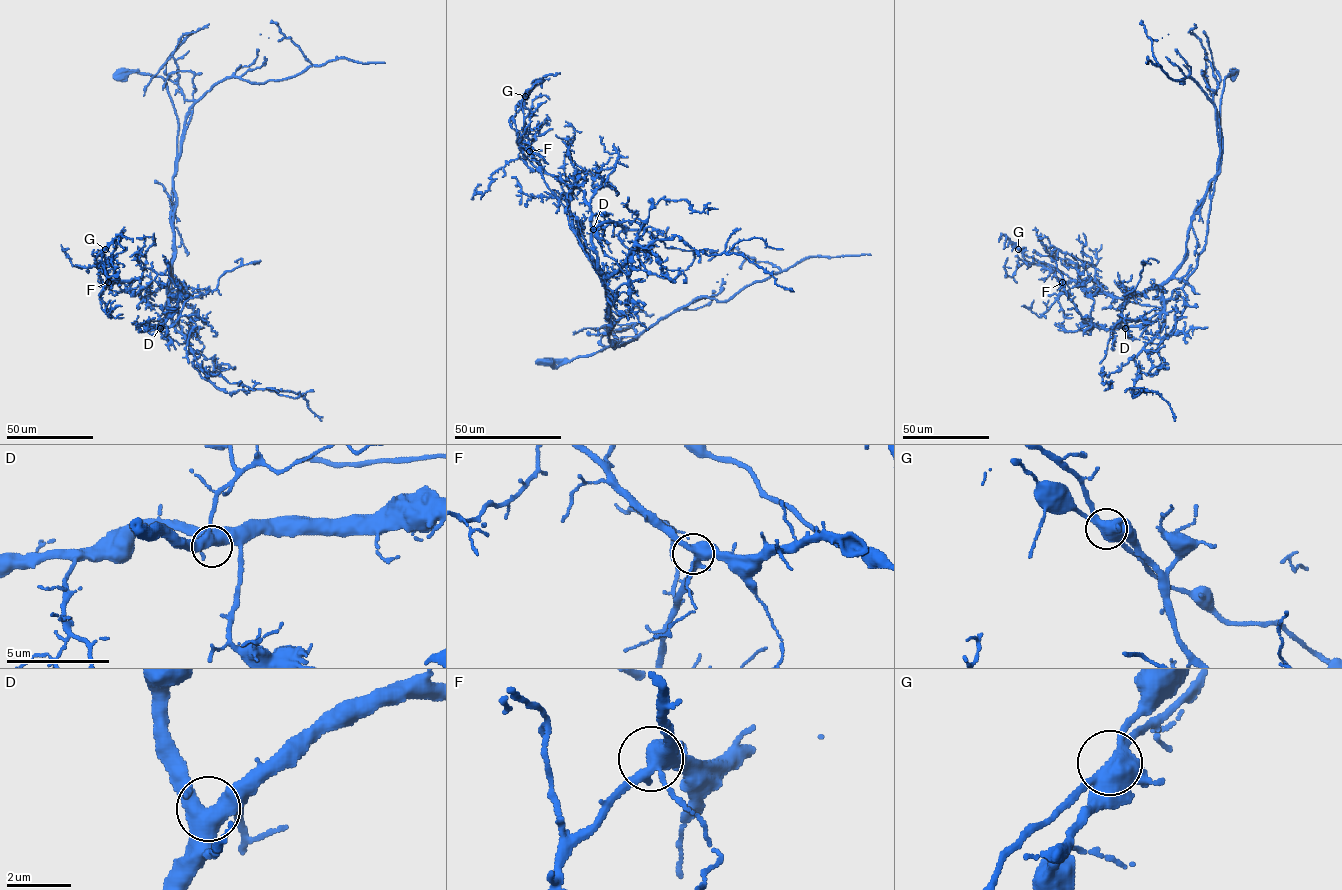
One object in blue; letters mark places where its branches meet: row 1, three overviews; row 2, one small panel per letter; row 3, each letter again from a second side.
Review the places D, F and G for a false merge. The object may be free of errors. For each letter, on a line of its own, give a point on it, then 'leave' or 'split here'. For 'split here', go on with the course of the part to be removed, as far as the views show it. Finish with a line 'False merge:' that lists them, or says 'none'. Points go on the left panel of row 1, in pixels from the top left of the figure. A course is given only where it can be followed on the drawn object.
D: at (160, 328); leave
F: at (108, 282); leave
G: at (105, 249); leave
False merge: none

